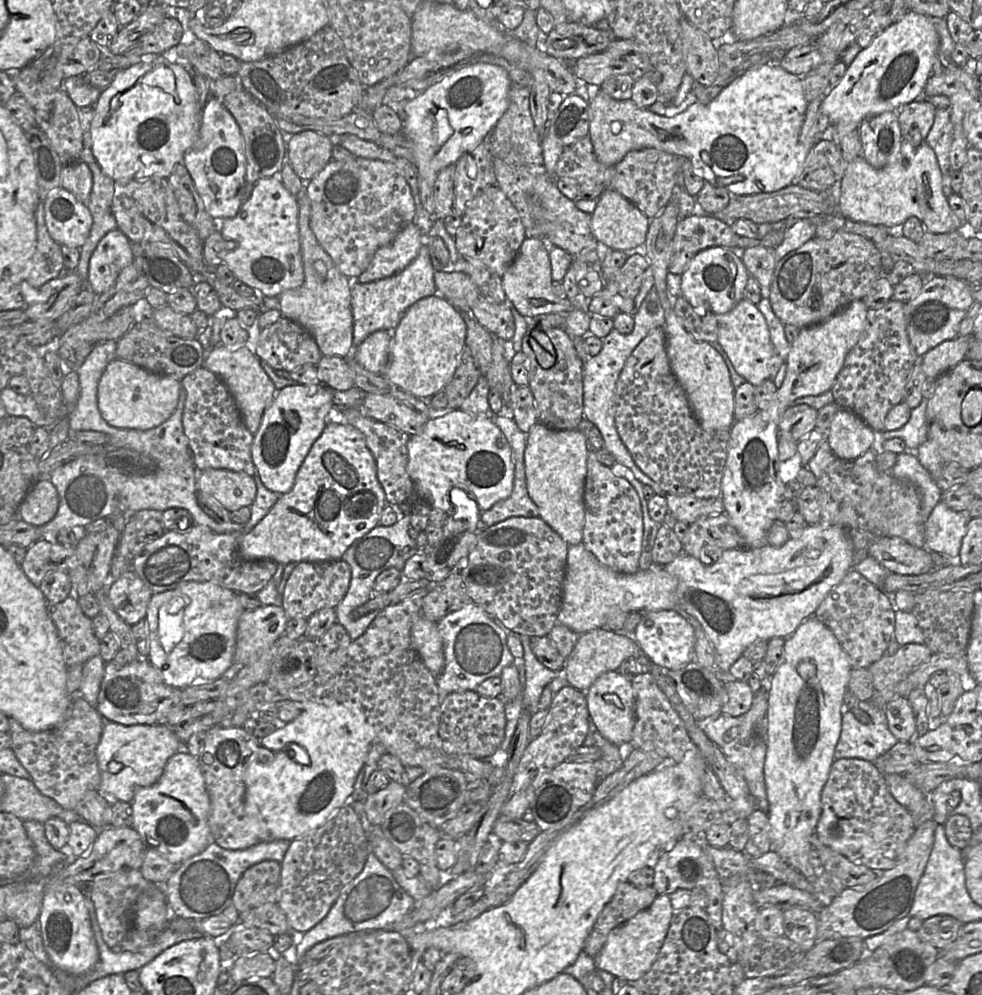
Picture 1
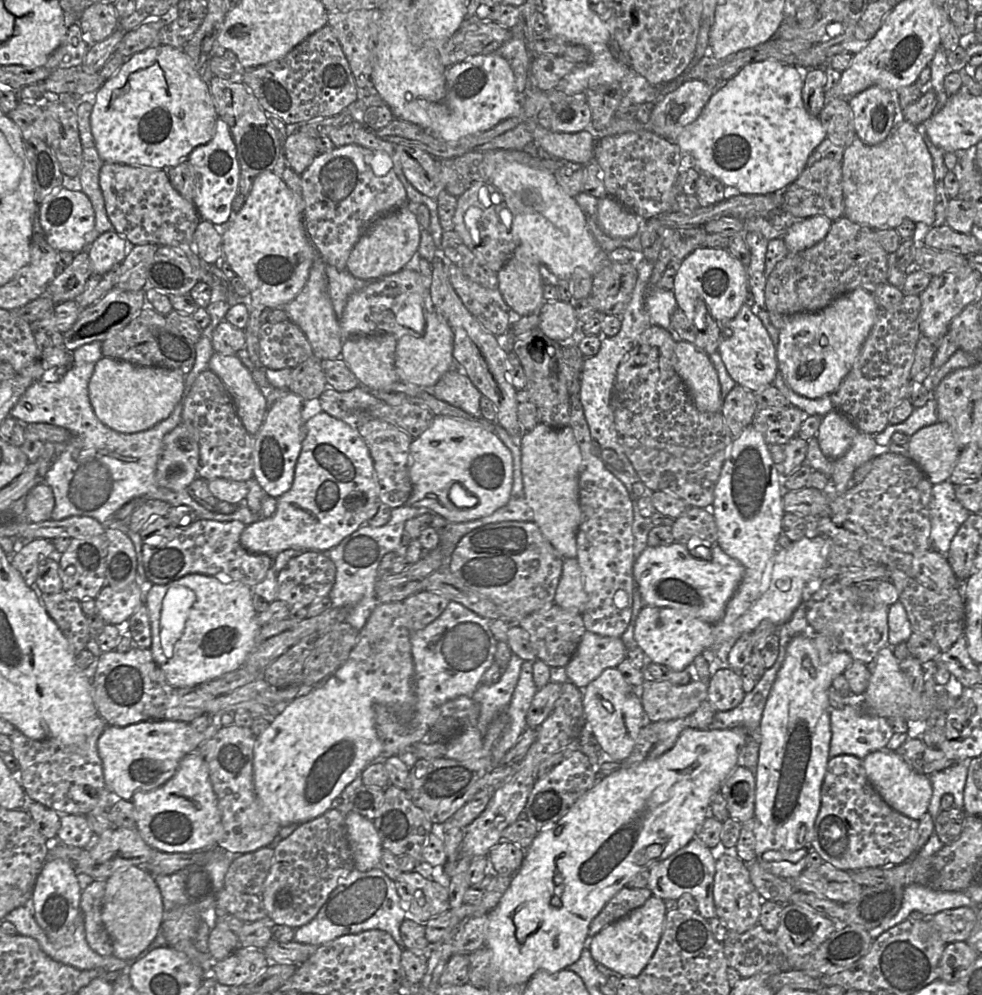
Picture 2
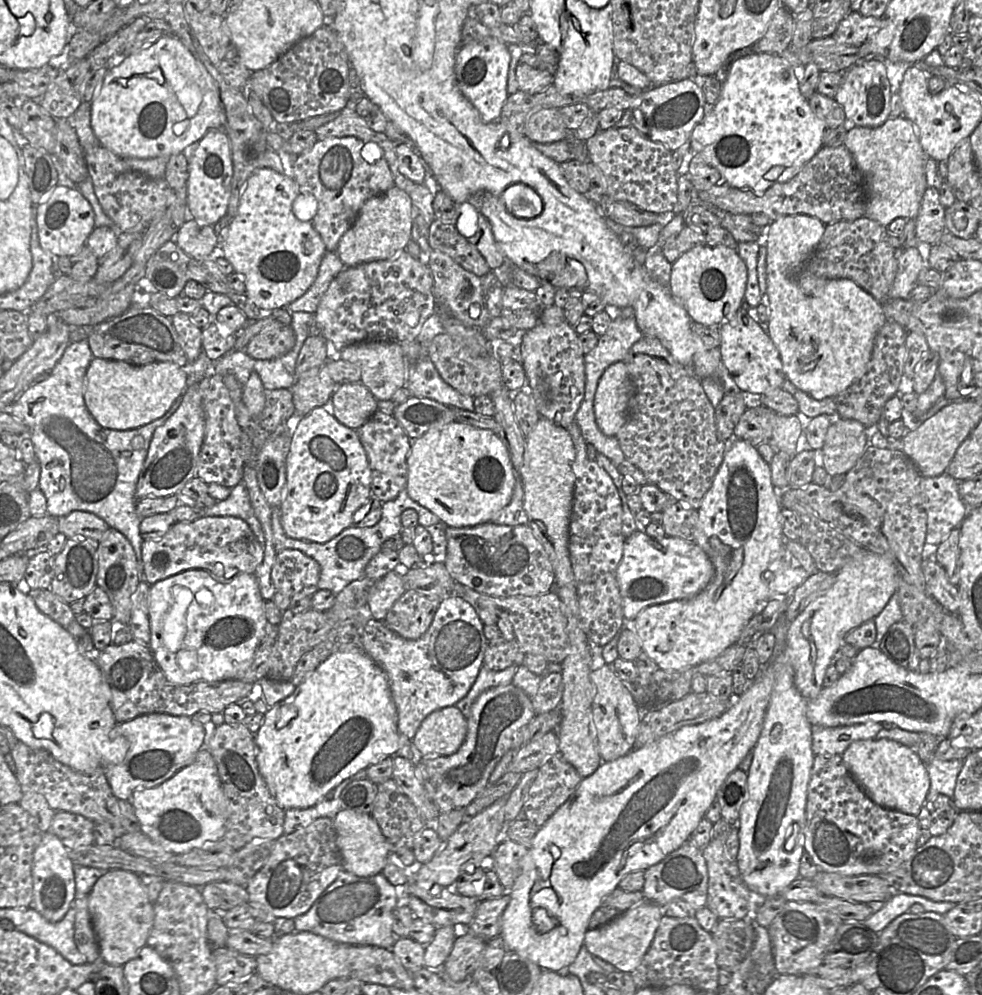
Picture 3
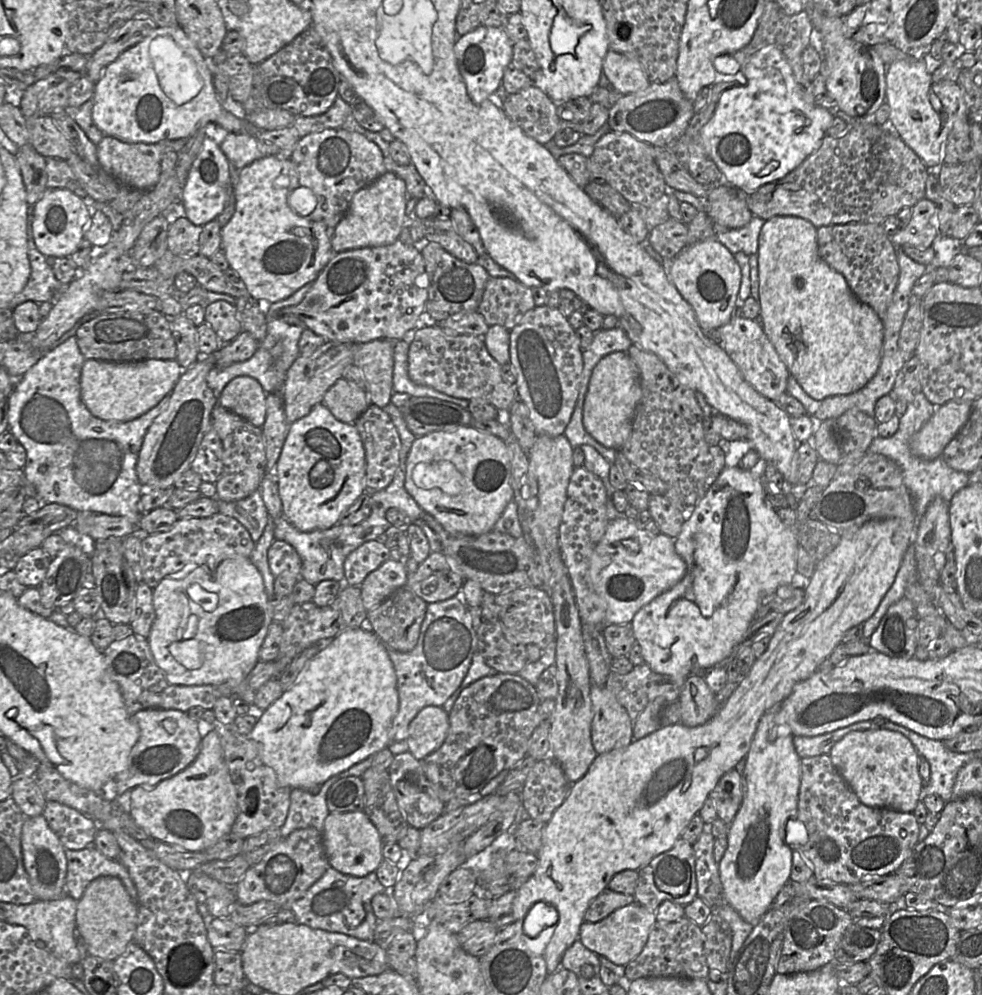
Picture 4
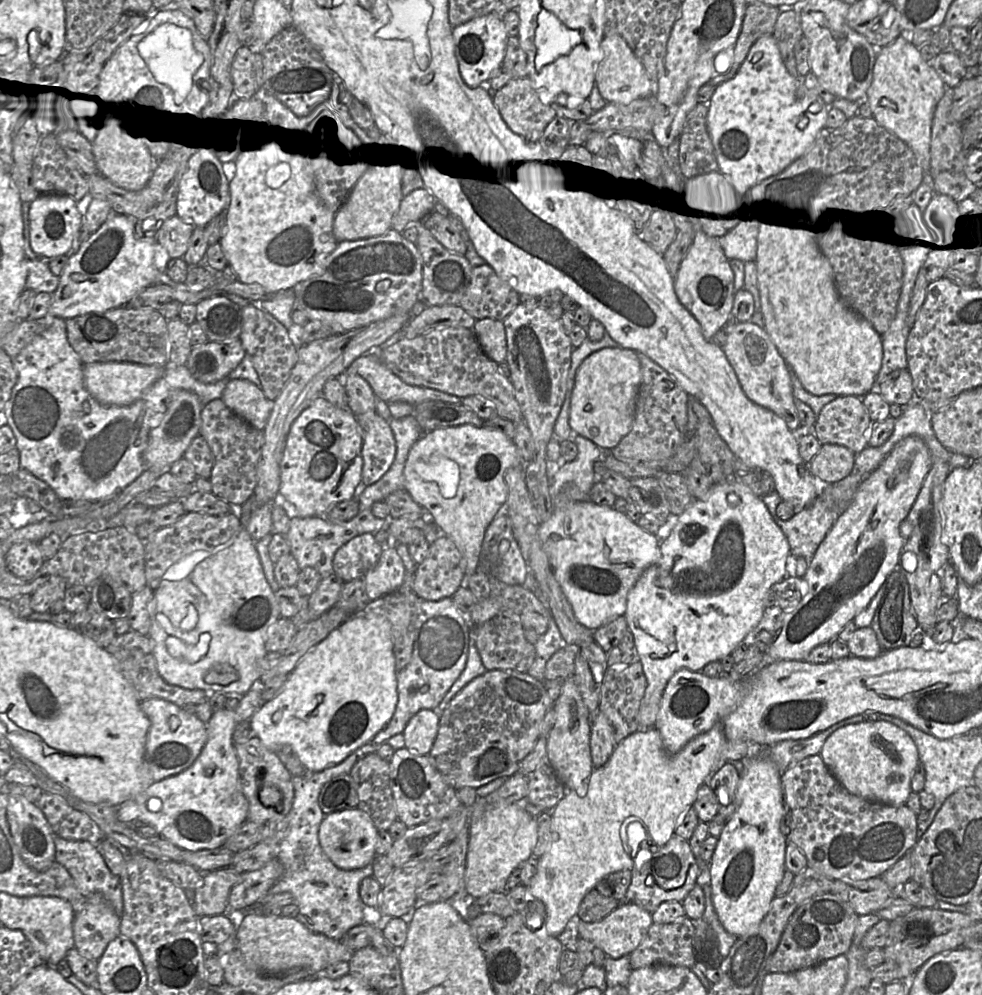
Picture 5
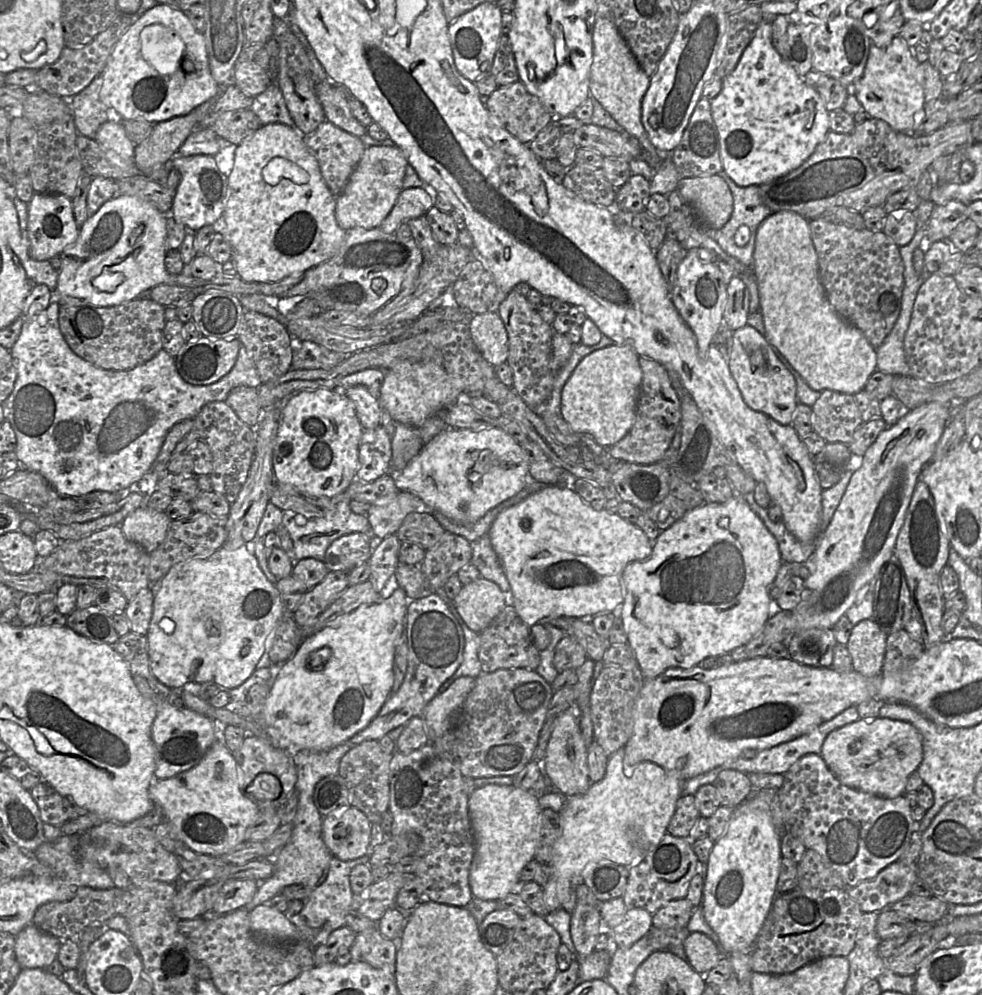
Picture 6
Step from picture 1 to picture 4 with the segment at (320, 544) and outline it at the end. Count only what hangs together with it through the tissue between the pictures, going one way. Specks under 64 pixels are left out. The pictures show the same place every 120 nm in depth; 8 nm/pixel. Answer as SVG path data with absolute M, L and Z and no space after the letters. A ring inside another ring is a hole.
M322 404L293 422L276 463L282 515L303 532L338 524L342 513L365 492L365 454L355 424L337 420Z

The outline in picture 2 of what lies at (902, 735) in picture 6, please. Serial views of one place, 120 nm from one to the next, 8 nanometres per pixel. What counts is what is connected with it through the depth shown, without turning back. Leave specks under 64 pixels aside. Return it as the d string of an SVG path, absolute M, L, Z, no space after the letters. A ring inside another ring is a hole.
M878 750L868 754L862 762L870 784L893 810L916 821L928 812L932 796L929 777L914 771L896 751Z

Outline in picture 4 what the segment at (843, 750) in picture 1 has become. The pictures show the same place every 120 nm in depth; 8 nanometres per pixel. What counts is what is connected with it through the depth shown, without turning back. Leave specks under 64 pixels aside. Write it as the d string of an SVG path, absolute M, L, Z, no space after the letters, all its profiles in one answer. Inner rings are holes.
M860 721L835 731L818 736L794 736L794 746L801 759L830 753L832 747L846 734L859 731L880 728L873 721Z

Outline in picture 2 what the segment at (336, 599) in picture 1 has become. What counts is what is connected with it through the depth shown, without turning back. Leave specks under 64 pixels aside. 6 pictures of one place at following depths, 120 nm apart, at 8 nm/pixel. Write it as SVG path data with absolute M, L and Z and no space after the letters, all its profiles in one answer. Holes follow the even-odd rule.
M304 551L292 557L277 574L277 599L289 606L307 608L314 601L329 596L335 575L335 564L329 557L318 551Z

